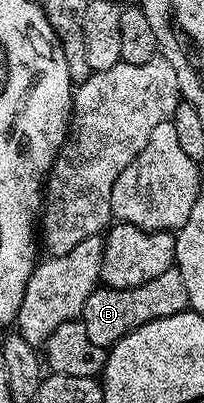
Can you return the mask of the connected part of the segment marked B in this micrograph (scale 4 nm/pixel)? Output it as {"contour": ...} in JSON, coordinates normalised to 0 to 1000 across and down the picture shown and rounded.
{"contour":[[[853,665],[789,675],[789,685],[750,685],[711,705],[672,705],[652,715],[554,715],[549,710],[490,707],[417,744],[397,794],[417,804],[417,824],[456,854],[510,864],[559,859],[574,844],[593,844],[632,824],[691,814],[691,804],[730,804],[750,794],[789,794],[809,784],[868,784],[887,772],[922,767],[917,727],[907,725],[907,695],[887,695],[887,675]]]}

